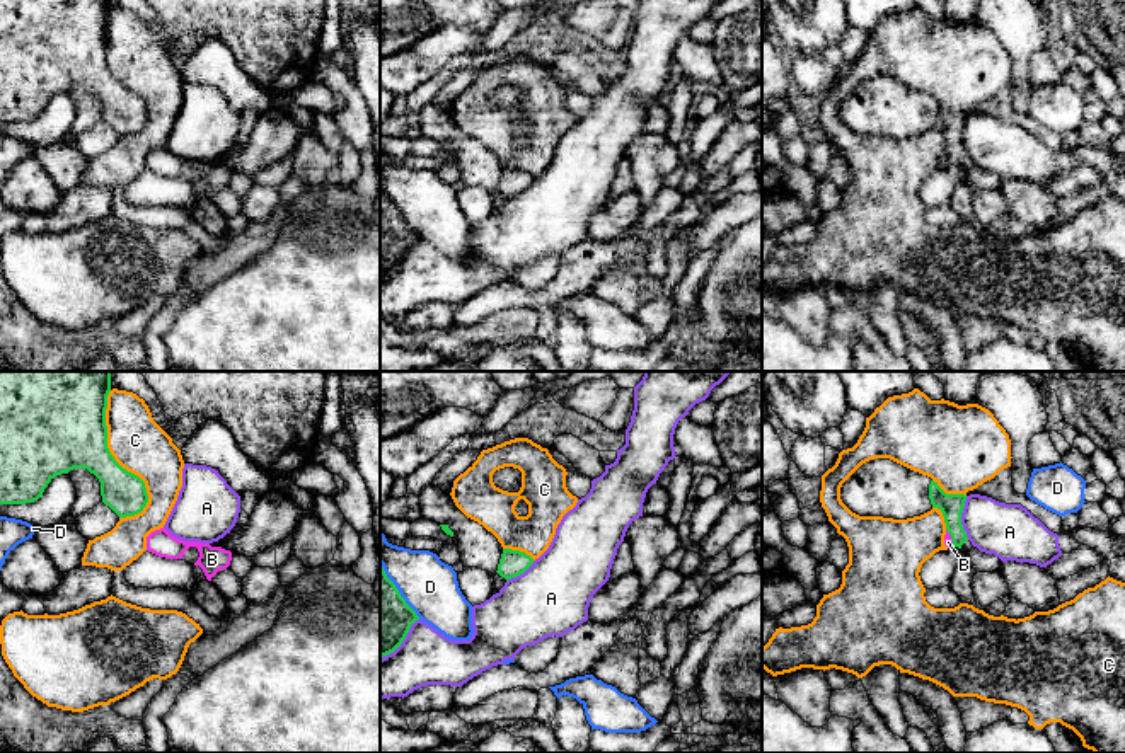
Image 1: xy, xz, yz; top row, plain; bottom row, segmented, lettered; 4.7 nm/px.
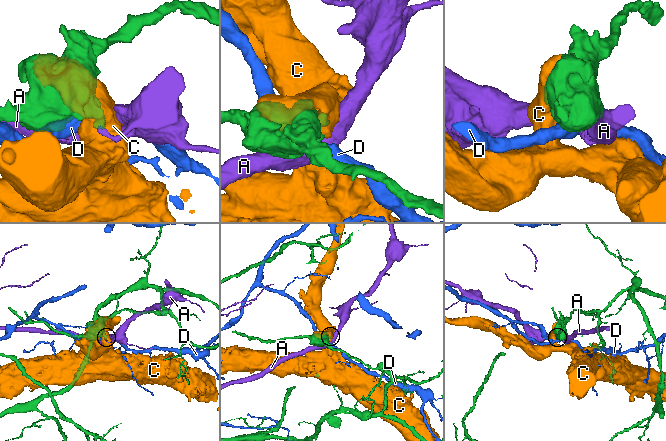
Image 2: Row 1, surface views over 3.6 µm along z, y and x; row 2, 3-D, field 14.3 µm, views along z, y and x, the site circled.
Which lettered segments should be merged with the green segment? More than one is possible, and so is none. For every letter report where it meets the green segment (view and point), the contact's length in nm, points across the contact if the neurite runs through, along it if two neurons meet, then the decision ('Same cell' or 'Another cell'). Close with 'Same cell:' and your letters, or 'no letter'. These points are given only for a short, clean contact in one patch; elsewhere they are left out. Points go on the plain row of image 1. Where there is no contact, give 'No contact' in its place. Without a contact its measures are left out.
A: Touches green at yz (960, 137). Shared border 200 nm. Another cell
B: Touches green at yz (951, 155). Shared border 100 nm. Path across: yz (951, 125), (951, 155), (948, 160). Same cell
C: Touches green at xy (116, 80). Shared border 600 nm. Another cell
D: Touches green at xz (398, 210). Shared border 320 nm. Another cell
Same cell: B

